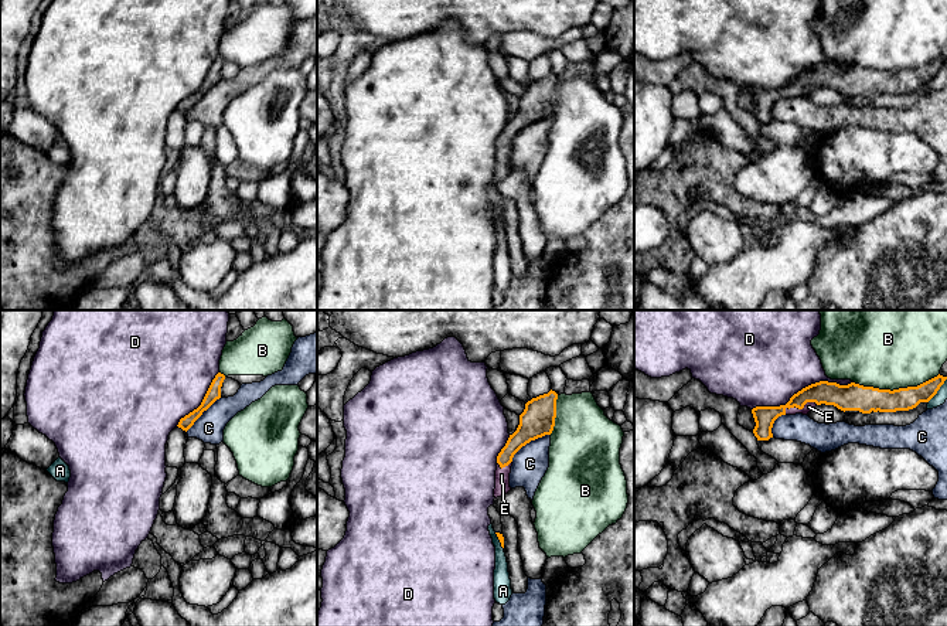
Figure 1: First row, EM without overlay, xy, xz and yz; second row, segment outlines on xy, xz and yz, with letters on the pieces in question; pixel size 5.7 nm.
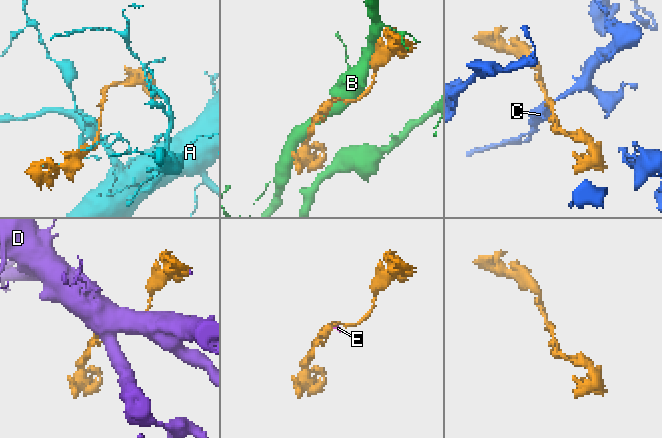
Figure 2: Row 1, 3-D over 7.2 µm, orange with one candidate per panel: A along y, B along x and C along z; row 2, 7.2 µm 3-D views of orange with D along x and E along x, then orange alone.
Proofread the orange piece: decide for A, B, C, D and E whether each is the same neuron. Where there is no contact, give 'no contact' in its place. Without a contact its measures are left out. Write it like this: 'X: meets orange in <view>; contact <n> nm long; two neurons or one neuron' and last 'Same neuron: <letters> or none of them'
A: meets orange in yz; contact 170 nm long; two neurons
B: meets orange in yz; contact 500 nm long; two neurons
C: meets orange in xz; contact 280 nm long; two neurons
D: meets orange in yz; contact 600 nm long; two neurons
E: meets orange in yz; contact 200 nm long; one neuron
Same neuron: E

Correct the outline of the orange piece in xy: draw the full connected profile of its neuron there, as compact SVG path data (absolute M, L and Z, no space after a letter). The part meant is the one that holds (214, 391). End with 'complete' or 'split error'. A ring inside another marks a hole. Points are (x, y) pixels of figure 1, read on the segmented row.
M221 372L215 375L201 405L188 415L185 415L184 418L181 418L177 425L178 428L187 432L194 425L194 422L202 415L202 412L207 411L217 399L221 398L221 387L224 380L225 375Z; complete

